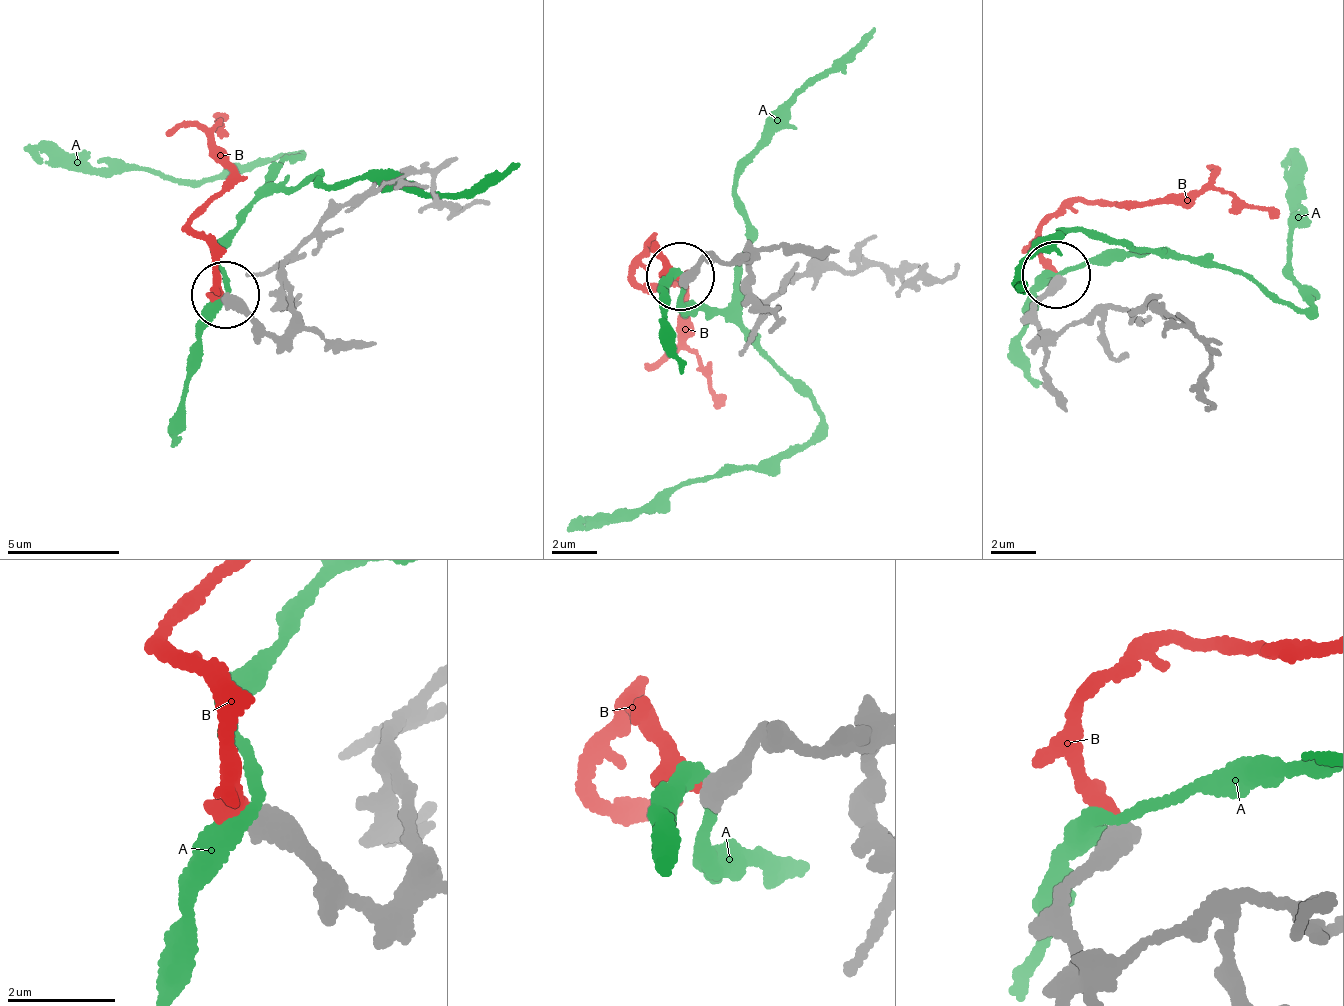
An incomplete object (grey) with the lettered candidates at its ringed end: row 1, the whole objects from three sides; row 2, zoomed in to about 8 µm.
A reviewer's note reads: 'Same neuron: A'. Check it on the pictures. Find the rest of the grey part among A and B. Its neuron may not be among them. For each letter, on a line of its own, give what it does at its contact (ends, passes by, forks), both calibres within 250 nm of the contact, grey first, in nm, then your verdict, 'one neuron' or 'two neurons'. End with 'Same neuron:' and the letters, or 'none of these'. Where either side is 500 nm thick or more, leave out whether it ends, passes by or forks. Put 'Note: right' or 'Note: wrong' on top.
Note: wrong
A: 500 nm thick on the grey side, 280 nm on the other; two neurons
B: 500 nm thick on the grey side, 320 nm on the other; one neuron
Same neuron: B

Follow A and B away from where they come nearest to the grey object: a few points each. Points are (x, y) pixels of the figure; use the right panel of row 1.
A: (1059, 275), (1162, 251), (1230, 264), (1303, 309), (1310, 296), (1286, 263), (1289, 240), (1283, 178), (1297, 148)
B: (1057, 277), (1043, 259), (1043, 226), (1051, 212), (1087, 202), (1142, 201), (1201, 194), (1220, 188), (1281, 213)

